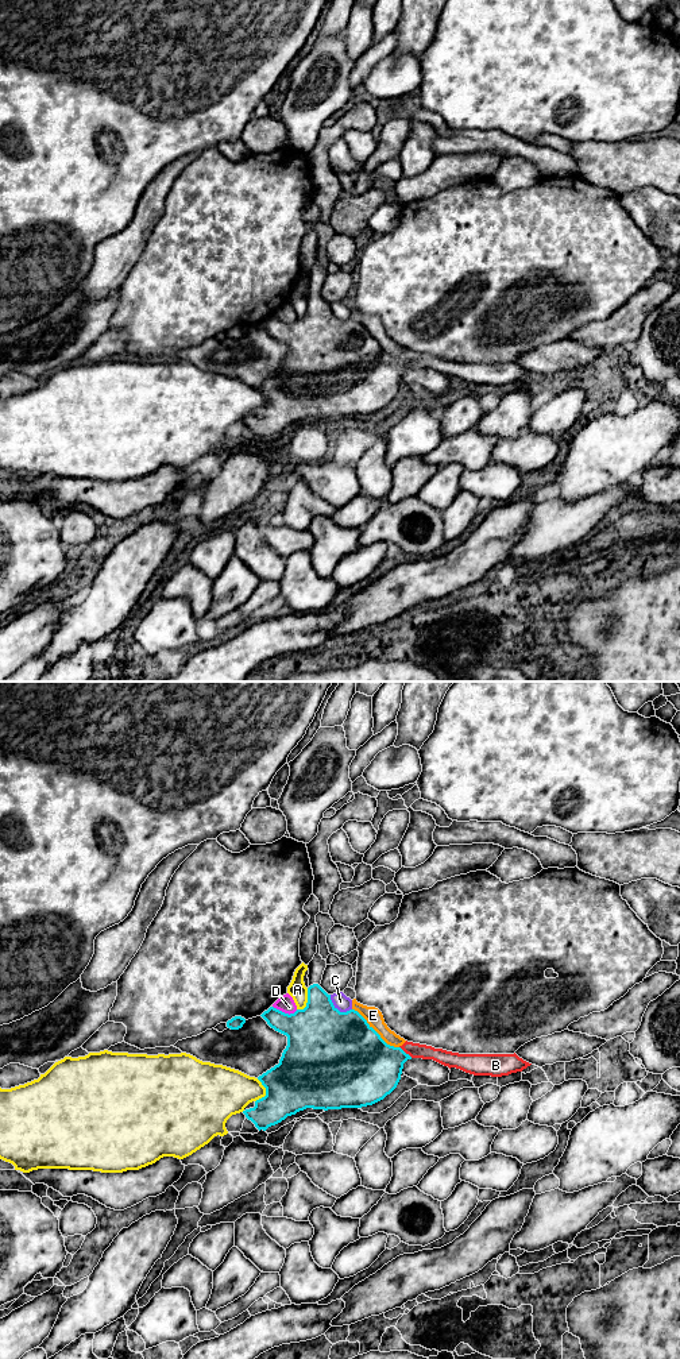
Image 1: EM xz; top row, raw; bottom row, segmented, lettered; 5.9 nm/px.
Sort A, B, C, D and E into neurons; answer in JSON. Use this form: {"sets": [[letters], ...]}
{"sets": [["A"], ["B"], ["C"], ["D"], ["E"]]}

